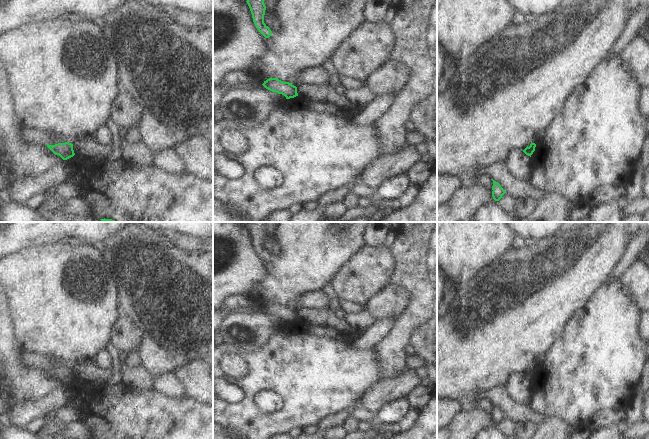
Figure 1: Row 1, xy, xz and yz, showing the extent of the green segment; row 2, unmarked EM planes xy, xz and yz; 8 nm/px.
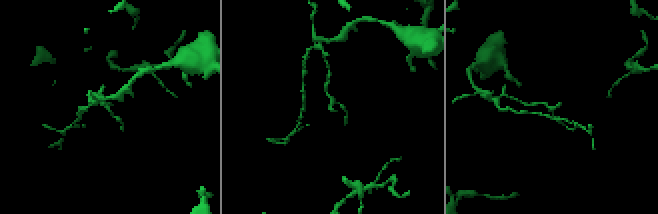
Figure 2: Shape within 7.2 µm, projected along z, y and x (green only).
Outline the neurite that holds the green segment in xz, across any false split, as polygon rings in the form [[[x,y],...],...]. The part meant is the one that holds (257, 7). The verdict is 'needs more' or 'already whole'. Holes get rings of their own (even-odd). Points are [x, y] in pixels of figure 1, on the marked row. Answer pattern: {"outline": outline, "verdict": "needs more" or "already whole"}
{"outline": [[[247,0],[246,2],[250,8],[253,22],[256,28],[265,38],[269,38],[271,36],[272,31],[264,23],[264,15],[266,10],[264,0]]], "verdict": "already whole"}

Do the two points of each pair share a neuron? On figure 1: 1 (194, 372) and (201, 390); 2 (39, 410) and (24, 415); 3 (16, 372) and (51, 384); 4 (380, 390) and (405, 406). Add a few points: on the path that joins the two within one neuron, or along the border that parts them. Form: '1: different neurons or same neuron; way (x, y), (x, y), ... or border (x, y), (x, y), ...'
1: same neuron; way (197, 376), (201, 386)
2: same neuron; way (35, 410), (28, 411)
3: same neuron; way (25, 381), (27, 383), (42, 383)
4: different neurons; border (408, 397), (399, 397), (388, 402), (377, 415)

